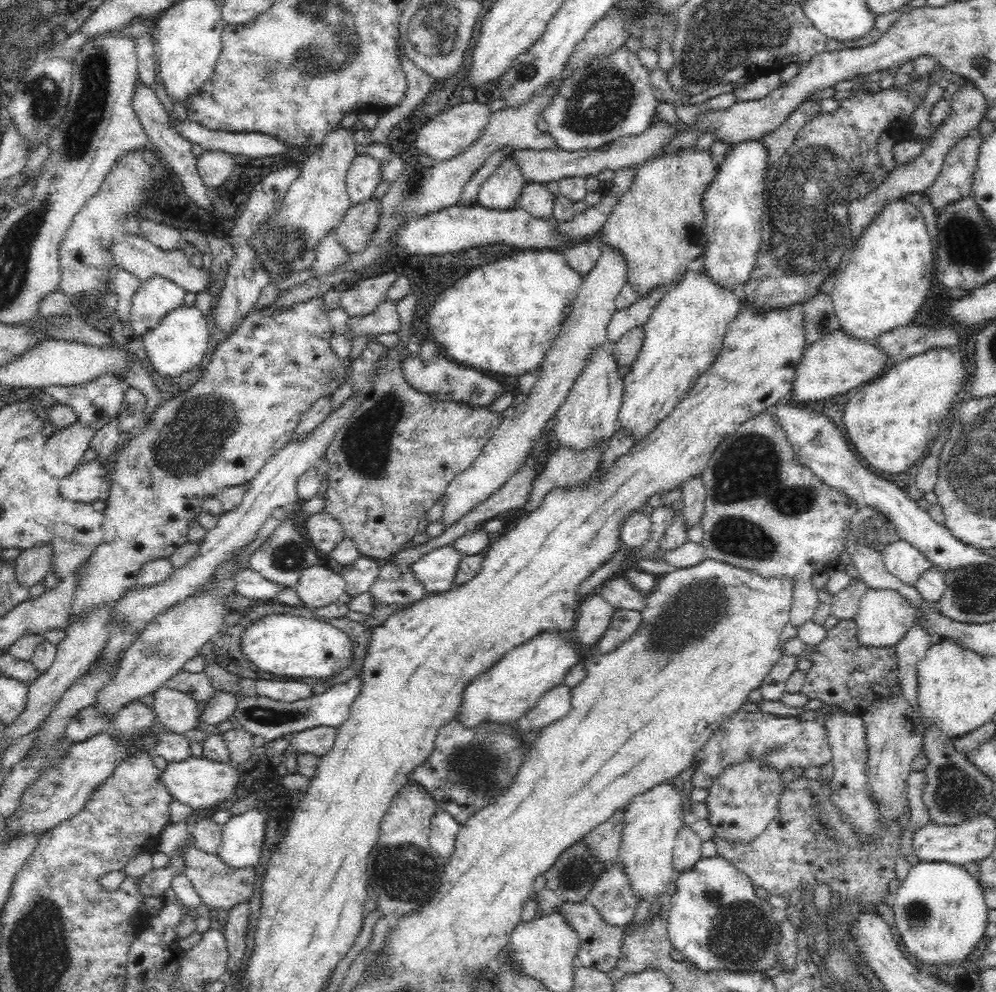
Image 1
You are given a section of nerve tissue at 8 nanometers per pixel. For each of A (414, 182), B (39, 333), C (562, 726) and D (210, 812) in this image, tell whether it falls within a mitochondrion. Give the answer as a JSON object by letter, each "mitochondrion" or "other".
{"A":"mitochondrion","B":"other","C":"other","D":"other"}

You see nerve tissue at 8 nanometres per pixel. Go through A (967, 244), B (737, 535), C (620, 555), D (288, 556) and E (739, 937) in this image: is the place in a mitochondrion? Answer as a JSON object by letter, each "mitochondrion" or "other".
{"A":"mitochondrion","B":"mitochondrion","C":"other","D":"mitochondrion","E":"mitochondrion"}

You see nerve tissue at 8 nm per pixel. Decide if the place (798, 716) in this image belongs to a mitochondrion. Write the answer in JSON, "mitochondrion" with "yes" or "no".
{"mitochondrion":"no"}

